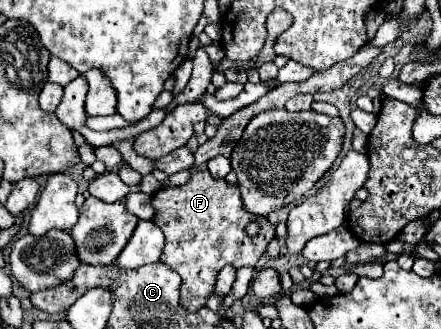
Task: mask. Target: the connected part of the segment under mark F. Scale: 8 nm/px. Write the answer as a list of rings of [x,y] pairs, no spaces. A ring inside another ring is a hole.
[[[207,170],[193,172],[189,182],[183,186],[157,190],[153,194],[153,208],[153,222],[165,234],[161,262],[181,276],[181,300],[191,308],[191,312],[207,304],[207,298],[215,290],[217,274],[225,264],[235,264],[235,268],[255,266],[275,236],[275,228],[265,216],[251,216],[243,208],[237,184],[229,186],[225,180],[213,178]],[[249,222],[257,222],[261,226],[251,238],[245,232]]]

